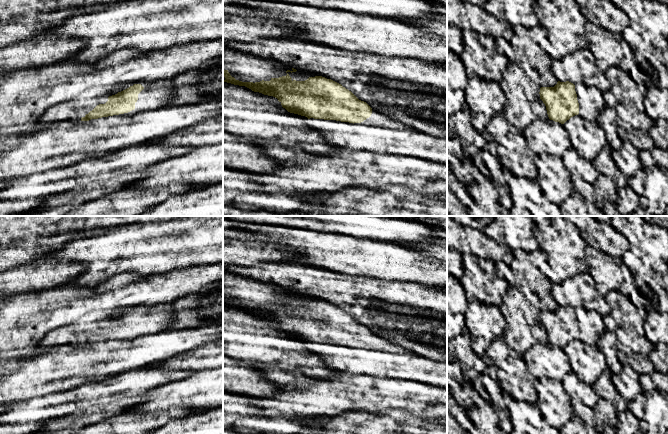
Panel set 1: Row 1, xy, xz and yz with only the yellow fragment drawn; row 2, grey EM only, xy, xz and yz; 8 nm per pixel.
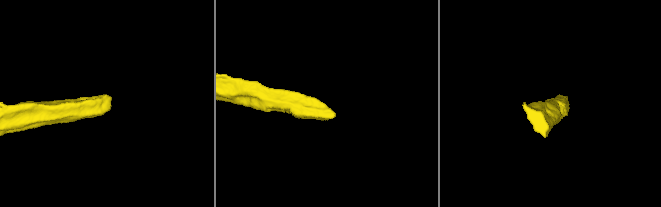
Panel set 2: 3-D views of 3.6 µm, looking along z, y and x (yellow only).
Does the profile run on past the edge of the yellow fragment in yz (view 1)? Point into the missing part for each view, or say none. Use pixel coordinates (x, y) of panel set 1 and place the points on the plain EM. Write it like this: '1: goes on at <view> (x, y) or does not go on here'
1: goes on at yz (591, 326)

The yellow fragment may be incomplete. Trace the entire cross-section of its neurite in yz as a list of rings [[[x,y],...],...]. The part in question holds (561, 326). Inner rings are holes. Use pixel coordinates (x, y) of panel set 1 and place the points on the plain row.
[[[558,305],[554,311],[541,311],[539,318],[540,323],[546,330],[549,343],[561,348],[564,348],[575,339],[579,339],[589,345],[596,345],[600,336],[606,331],[603,316],[584,307],[574,309],[569,305]]]

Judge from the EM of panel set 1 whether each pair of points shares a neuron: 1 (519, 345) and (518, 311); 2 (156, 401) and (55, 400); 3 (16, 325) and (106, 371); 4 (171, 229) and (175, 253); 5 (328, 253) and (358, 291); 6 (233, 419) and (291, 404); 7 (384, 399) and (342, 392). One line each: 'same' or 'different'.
1: same
2: different
3: different
4: same
5: different
6: different
7: same

